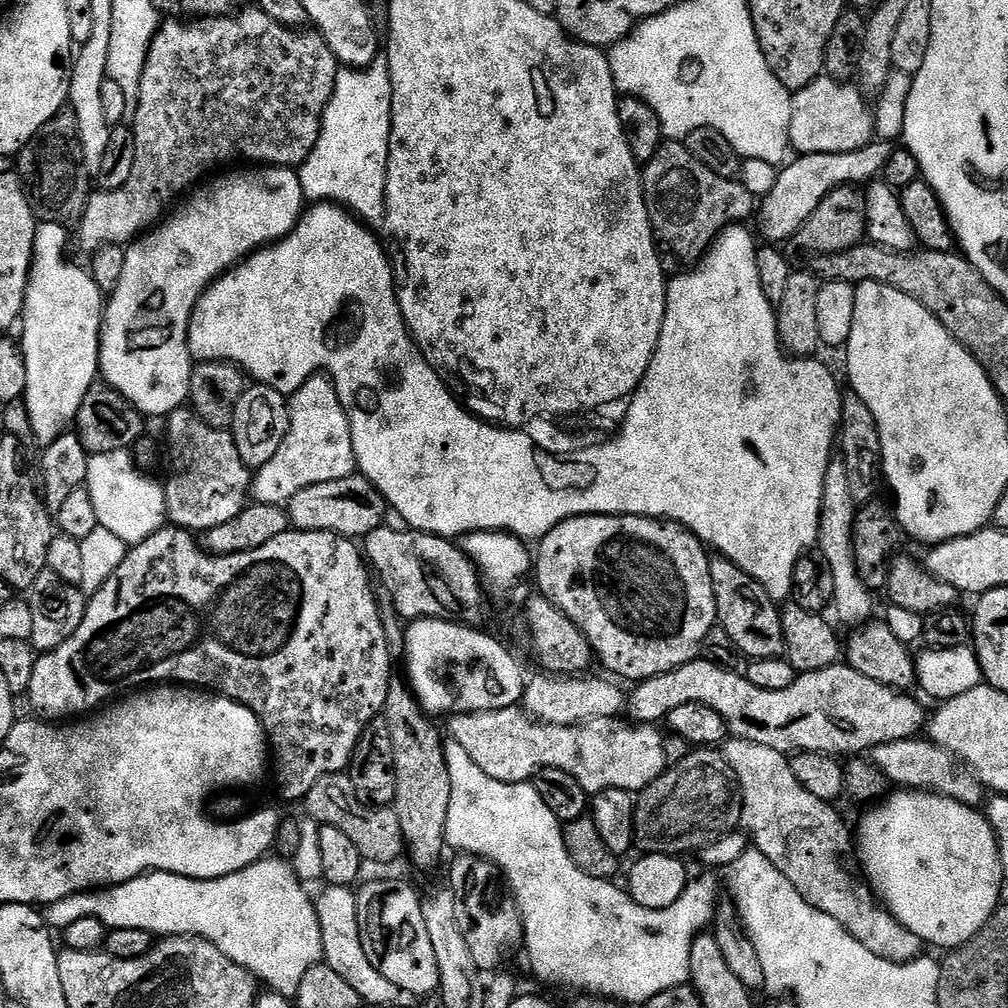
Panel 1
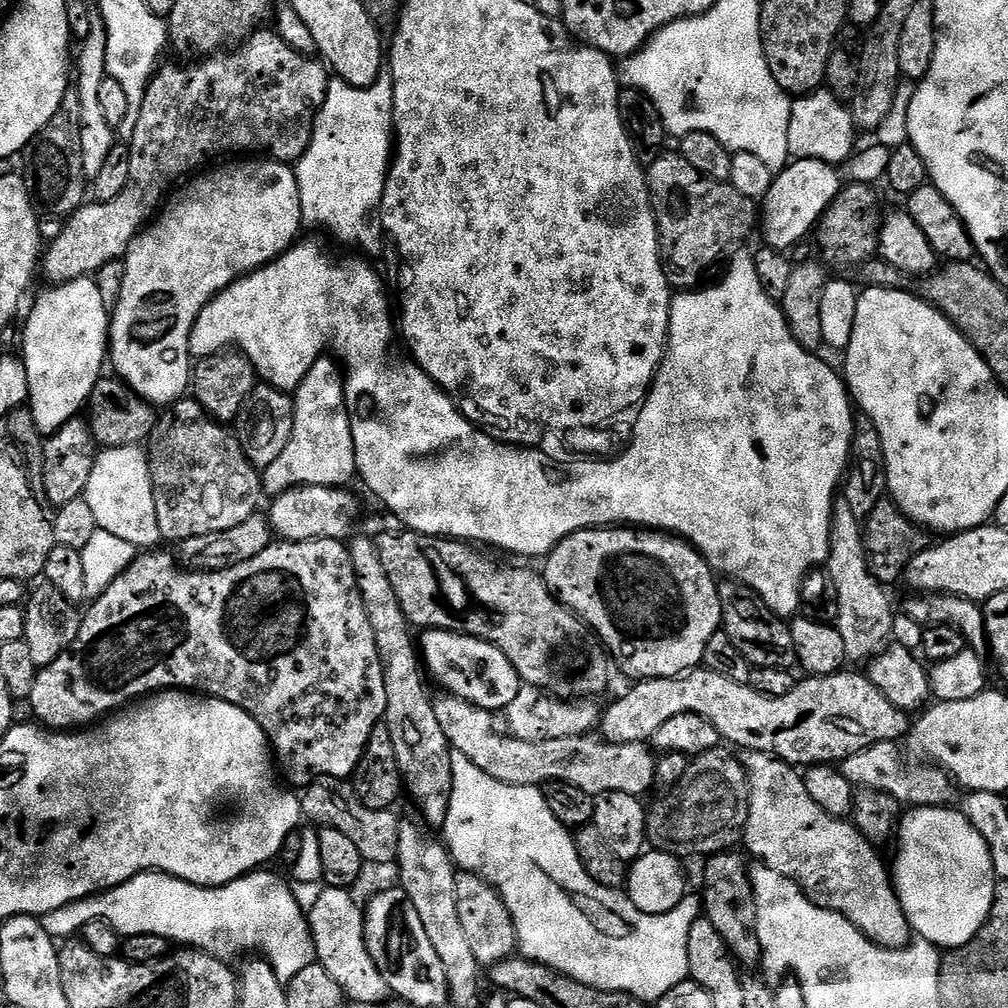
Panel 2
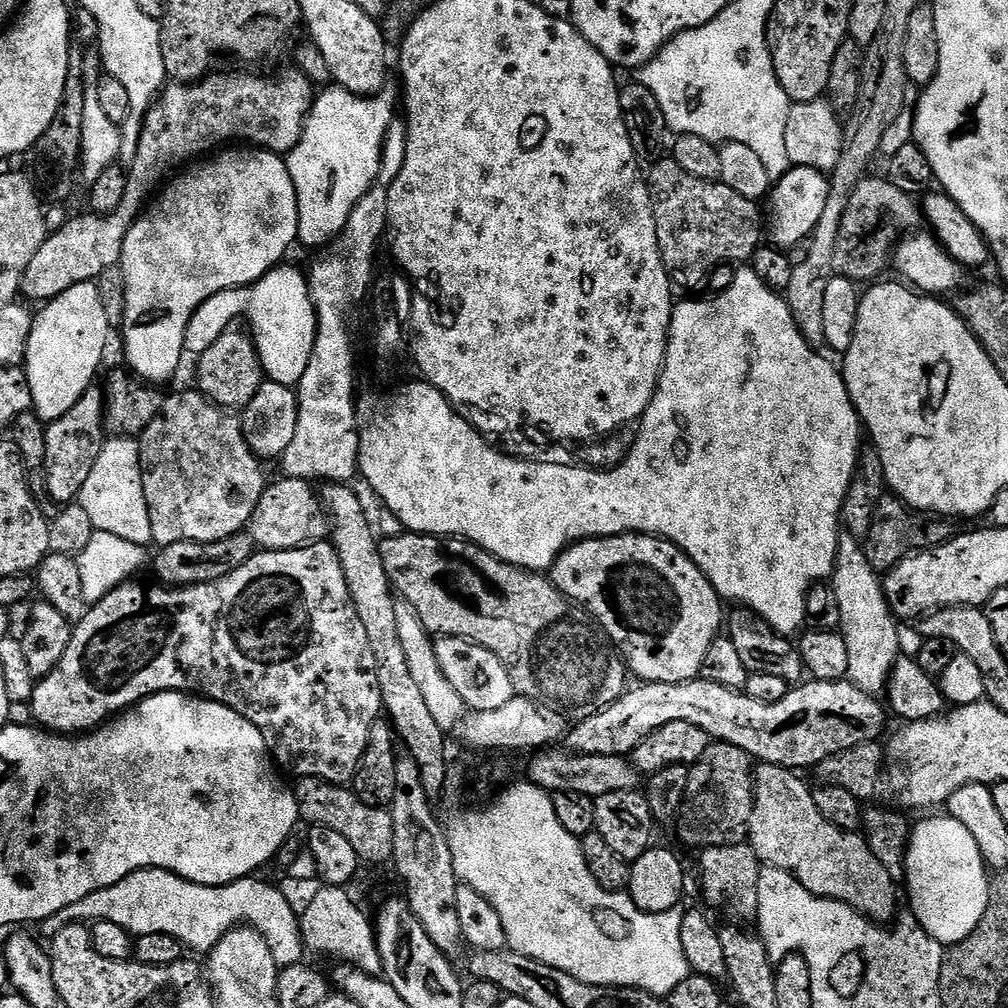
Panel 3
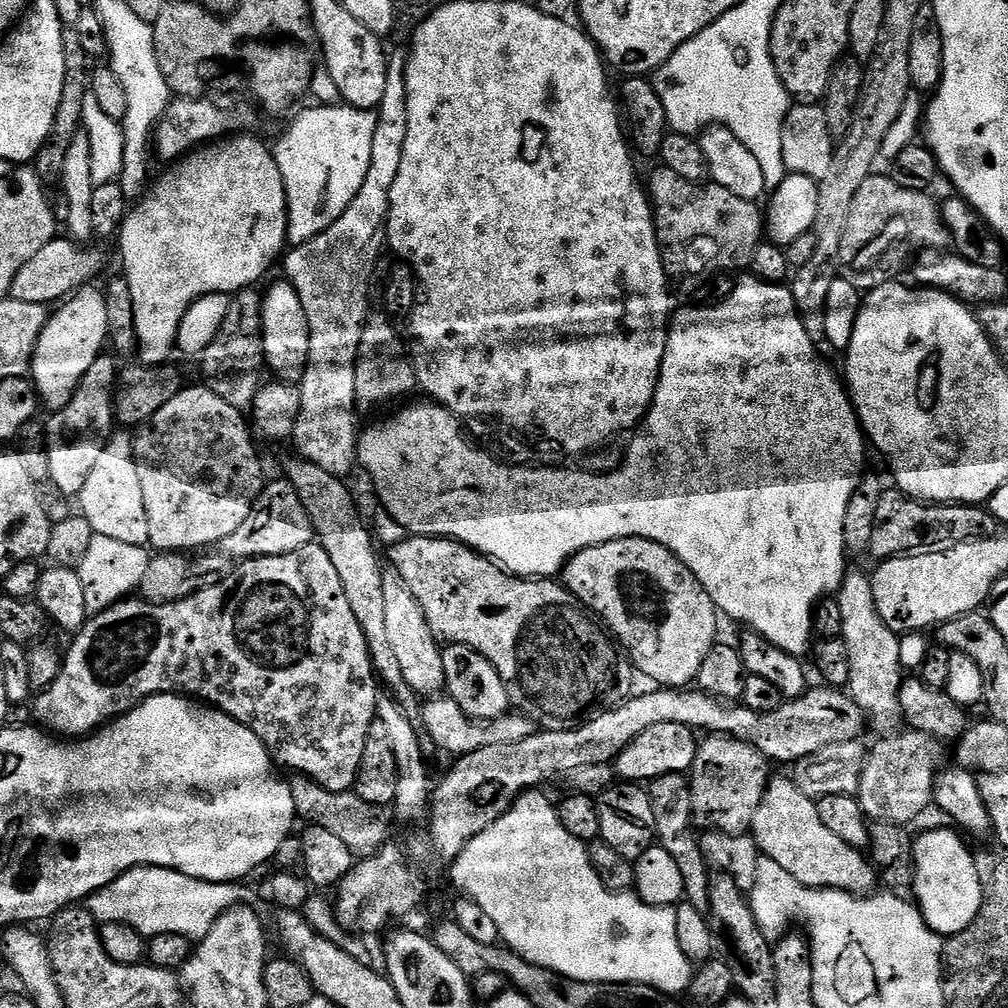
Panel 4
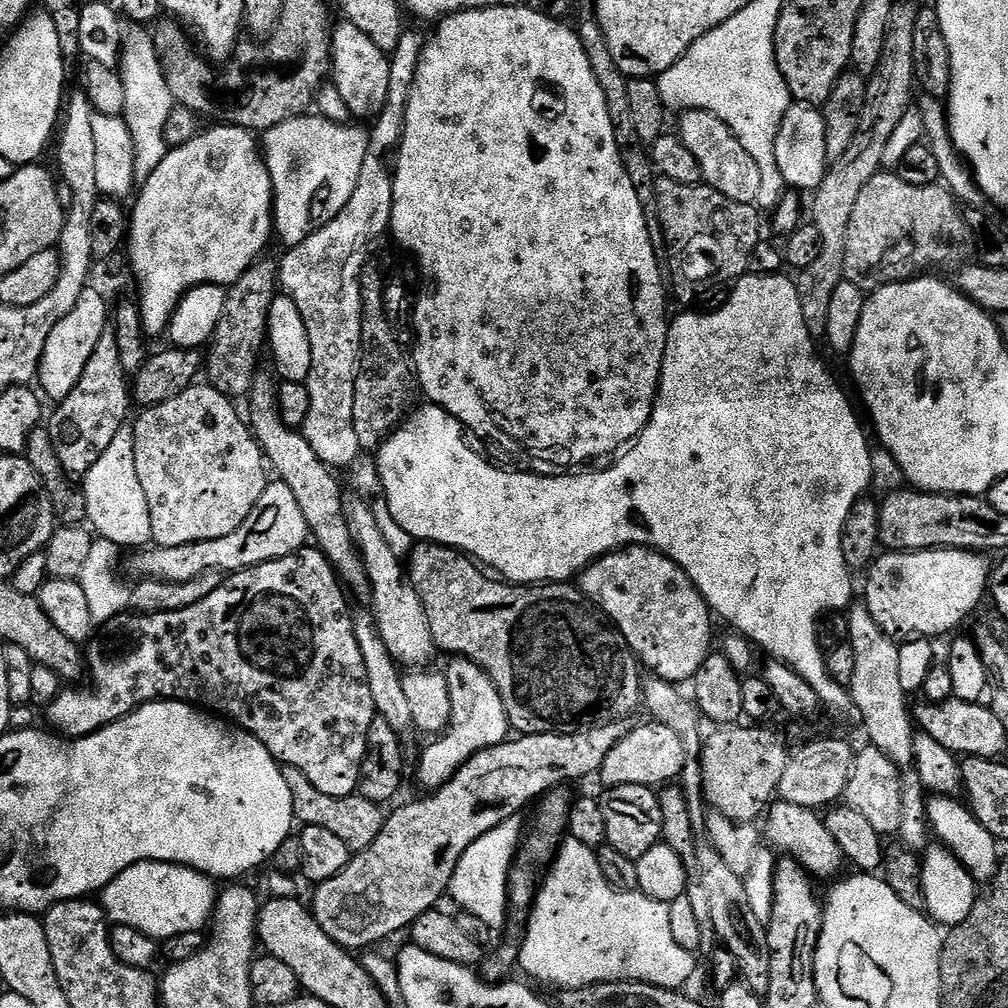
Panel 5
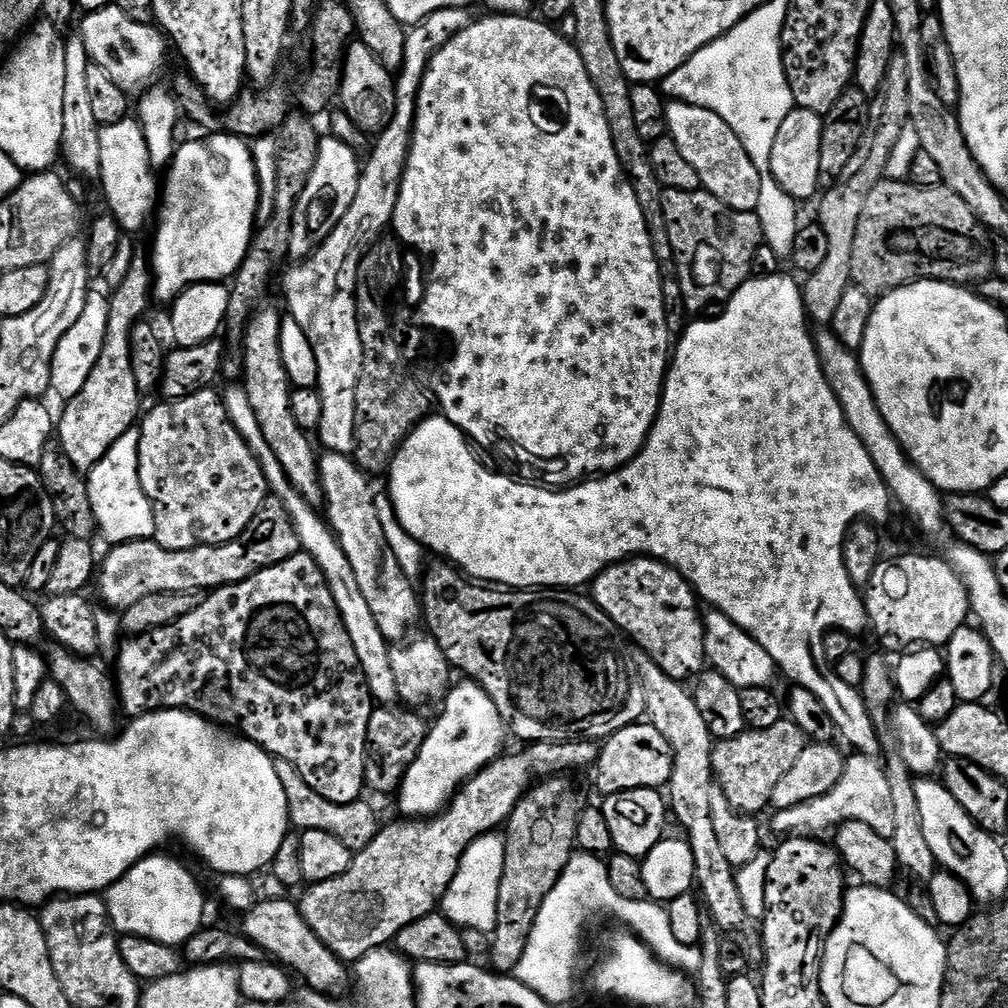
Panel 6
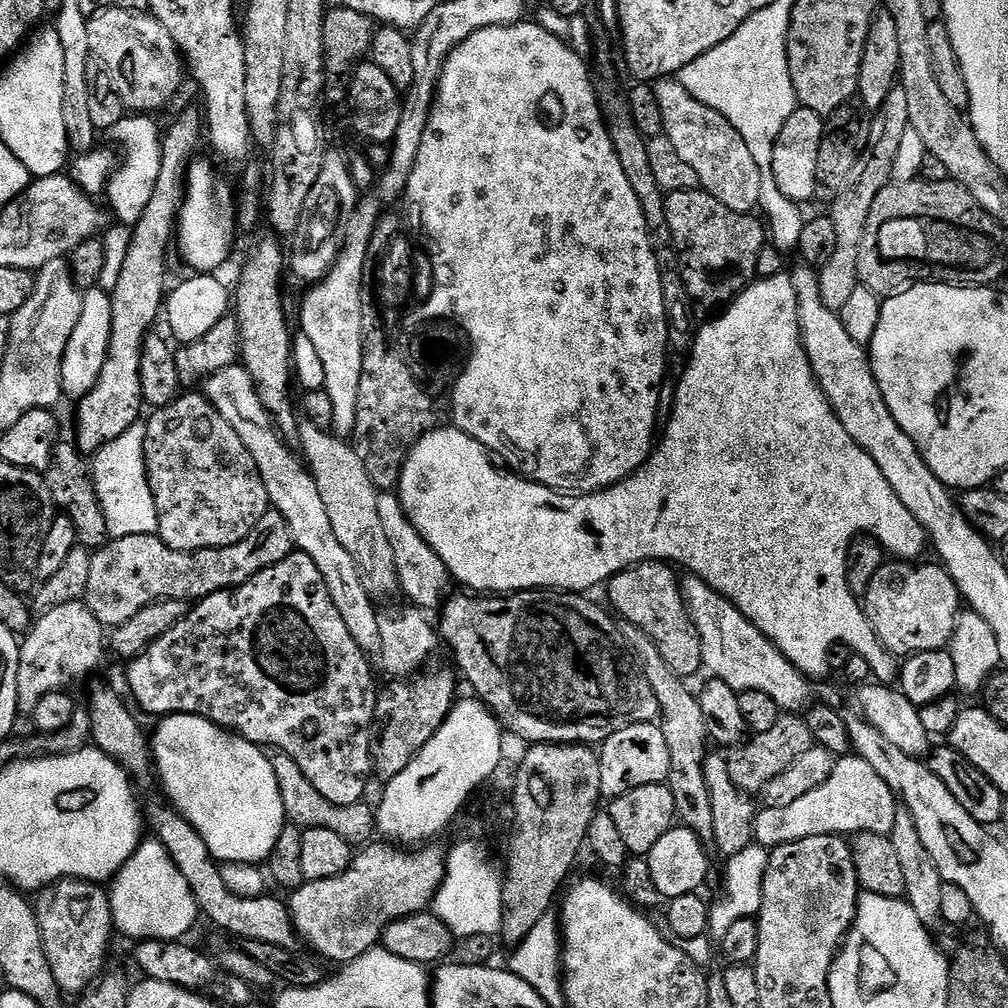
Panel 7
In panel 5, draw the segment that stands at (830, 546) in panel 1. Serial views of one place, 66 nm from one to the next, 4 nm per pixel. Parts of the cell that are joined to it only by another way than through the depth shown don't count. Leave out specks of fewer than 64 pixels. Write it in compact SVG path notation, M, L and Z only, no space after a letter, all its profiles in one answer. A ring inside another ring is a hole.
M857 602L852 609L847 609L848 639L847 643L854 646L854 658L858 663L854 670L854 682L850 686L852 705L855 711L860 711L864 719L864 728L868 731L871 747L882 750L895 762L902 772L902 787L904 790L904 817L898 833L898 840L908 850L917 854L923 853L929 847L930 825L926 819L929 797L926 795L924 783L916 773L914 764L914 716L910 704L906 701L906 693L902 690L902 678L898 675L898 654L900 644L891 640L874 622L874 614L863 603Z

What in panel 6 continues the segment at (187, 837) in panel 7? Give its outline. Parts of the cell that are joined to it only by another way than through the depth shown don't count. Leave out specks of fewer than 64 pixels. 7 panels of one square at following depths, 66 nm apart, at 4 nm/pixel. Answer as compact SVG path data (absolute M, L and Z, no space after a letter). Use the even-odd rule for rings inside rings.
M257 899L254 907L249 912L243 913L243 935L253 940L265 954L273 961L284 965L297 977L305 980L307 987L313 992L325 994L340 994L344 987L350 984L350 968L345 961L340 960L322 942L306 922L306 918L300 912L299 903L291 904L288 900L264 900ZM297 972L297 973L296 973Z

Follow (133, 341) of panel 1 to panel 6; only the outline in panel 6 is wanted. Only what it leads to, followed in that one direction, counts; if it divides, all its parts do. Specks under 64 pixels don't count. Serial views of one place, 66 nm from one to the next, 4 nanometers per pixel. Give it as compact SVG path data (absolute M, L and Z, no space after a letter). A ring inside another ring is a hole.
M219 131L205 140L192 140L184 145L181 143L175 149L175 157L170 164L172 173L162 180L162 195L158 200L160 225L156 228L150 263L155 299L161 300L165 306L177 300L191 284L224 282L235 277L258 227L256 211L260 208L262 185L260 175L256 173L249 141L227 131Z

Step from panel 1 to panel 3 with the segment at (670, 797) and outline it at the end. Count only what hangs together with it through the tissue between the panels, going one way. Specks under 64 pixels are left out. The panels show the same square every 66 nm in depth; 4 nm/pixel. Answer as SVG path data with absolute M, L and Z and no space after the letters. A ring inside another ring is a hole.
M709 743L706 754L689 767L684 801L674 819L674 827L684 844L695 850L743 844L748 839L748 823L754 799L754 761L738 746Z

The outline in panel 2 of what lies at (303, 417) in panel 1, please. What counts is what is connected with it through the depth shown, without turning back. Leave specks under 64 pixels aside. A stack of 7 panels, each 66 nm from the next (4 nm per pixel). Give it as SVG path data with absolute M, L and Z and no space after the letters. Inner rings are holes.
M332 358L316 360L304 376L304 381L296 387L294 403L294 430L290 434L290 442L286 442L286 450L282 450L282 454L278 454L278 458L263 469L263 491L275 498L298 486L348 486L352 479L357 479L358 473L348 407L344 401L341 365Z

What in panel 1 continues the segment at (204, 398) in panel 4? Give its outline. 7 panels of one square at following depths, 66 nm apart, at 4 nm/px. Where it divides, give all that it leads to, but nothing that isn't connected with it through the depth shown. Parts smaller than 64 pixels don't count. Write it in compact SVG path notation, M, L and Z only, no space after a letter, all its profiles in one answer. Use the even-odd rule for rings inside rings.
M191 407L177 408L166 418L168 424L168 480L163 481L164 501L168 511L166 520L169 525L186 528L193 534L203 534L214 526L238 518L238 514L249 503L252 490L253 469L242 462L238 455L238 446L234 446L231 431L222 428L211 428L198 418Z

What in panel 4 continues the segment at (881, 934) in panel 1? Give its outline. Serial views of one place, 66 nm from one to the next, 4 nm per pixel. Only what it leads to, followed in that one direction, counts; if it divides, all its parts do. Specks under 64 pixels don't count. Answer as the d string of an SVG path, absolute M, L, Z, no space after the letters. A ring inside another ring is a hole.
M773 775L769 779L766 790L762 794L762 802L758 806L758 814L754 814L751 837L756 841L756 847L767 859L778 862L779 868L790 874L806 888L837 888L843 892L850 892L853 896L866 896L878 884L878 869L871 859L861 849L847 845L838 838L822 822L816 809L817 801L811 800L787 775Z

